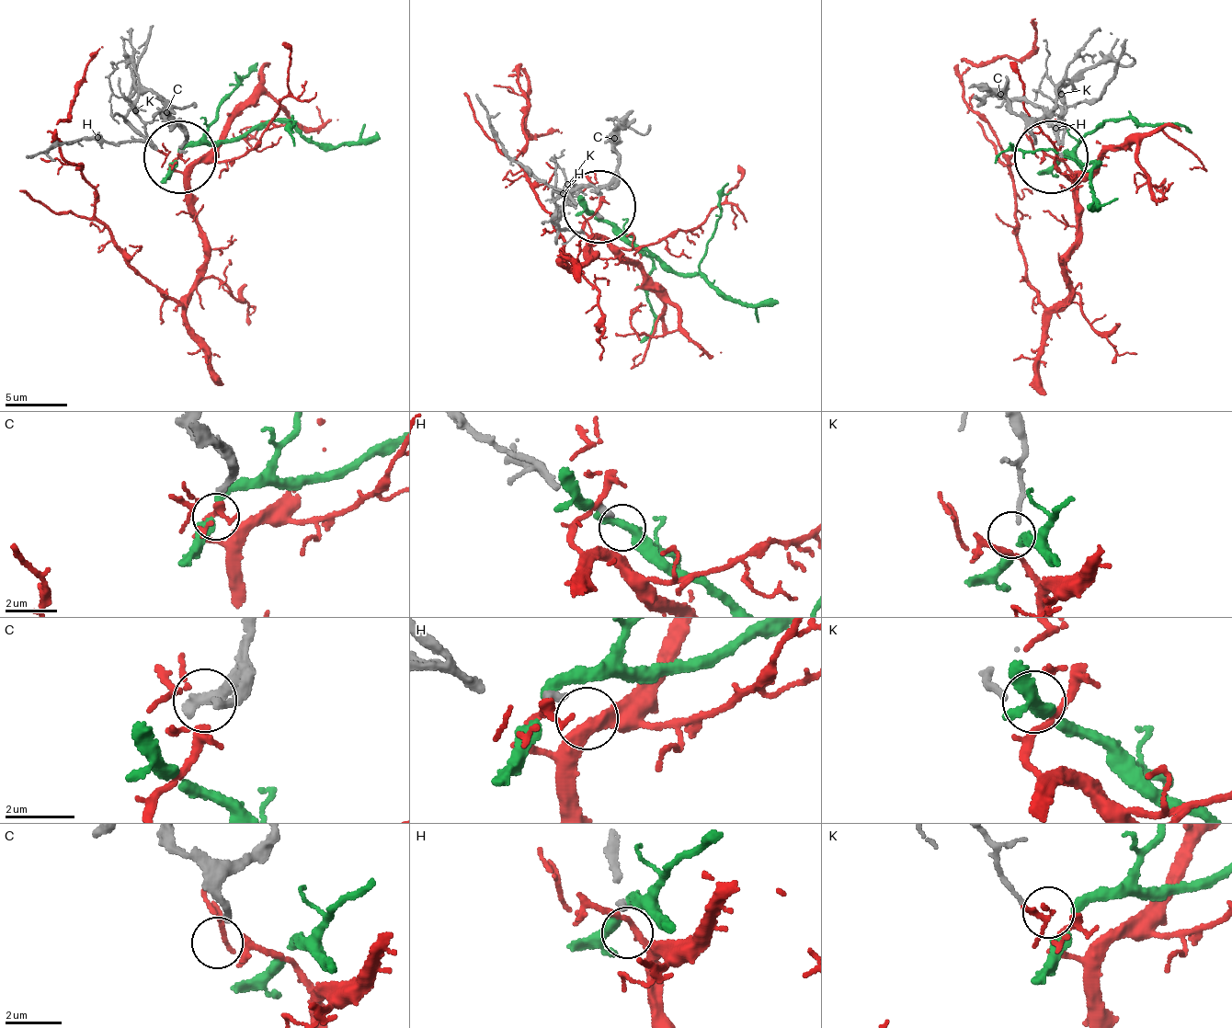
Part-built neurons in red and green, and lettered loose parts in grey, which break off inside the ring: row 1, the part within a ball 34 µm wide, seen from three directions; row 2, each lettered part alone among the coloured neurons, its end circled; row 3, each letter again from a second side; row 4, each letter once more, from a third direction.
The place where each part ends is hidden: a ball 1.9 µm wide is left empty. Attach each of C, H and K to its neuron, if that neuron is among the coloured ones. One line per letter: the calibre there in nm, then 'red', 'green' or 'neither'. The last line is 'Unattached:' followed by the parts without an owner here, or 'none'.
C: 240 nm | neither
H: 200 nm | neither
K: 160 nm | green
Unattached: C, H

